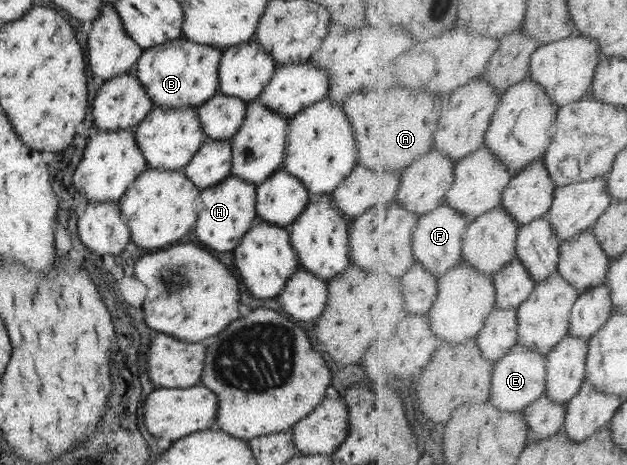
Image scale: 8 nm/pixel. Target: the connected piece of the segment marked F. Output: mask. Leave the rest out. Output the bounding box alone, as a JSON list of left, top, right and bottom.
[414,202,471,278]

